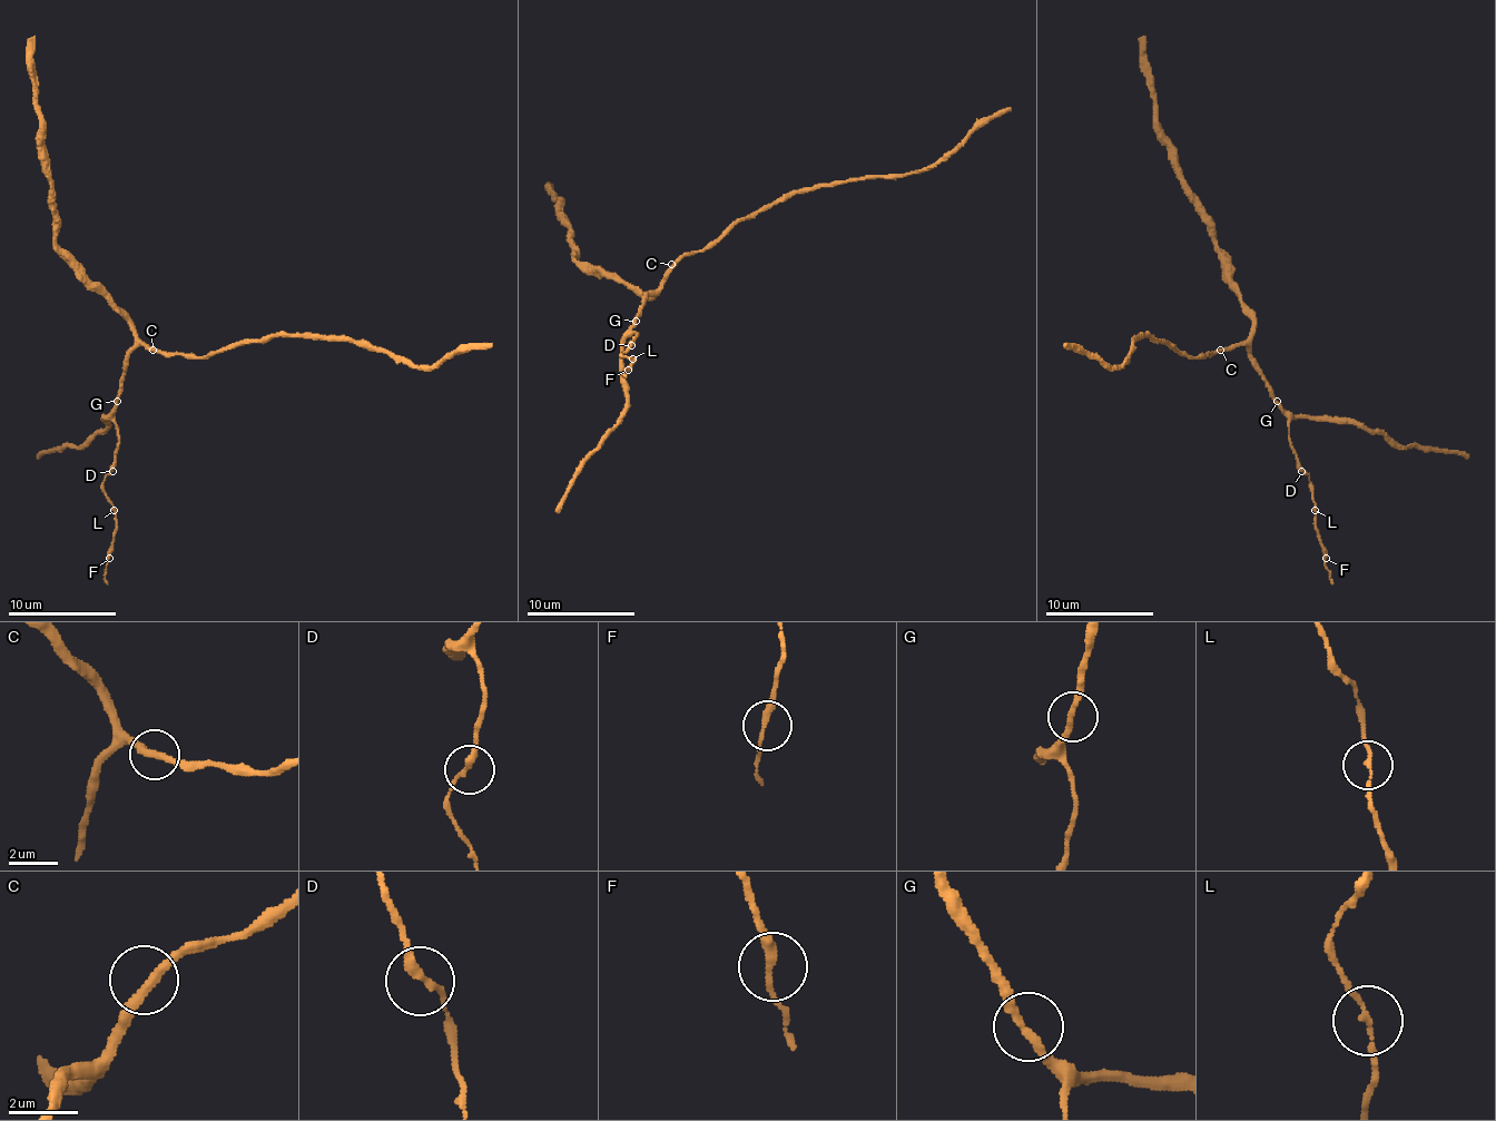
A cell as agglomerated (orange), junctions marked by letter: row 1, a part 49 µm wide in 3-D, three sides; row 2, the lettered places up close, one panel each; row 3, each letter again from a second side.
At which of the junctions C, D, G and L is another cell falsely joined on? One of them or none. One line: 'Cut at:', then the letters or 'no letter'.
Cut at: no letter

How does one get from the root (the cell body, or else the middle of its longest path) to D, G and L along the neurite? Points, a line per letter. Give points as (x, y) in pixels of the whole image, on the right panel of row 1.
D: (1223, 350), (1244, 344), (1252, 355), (1256, 371), (1288, 420), (1288, 441), (1301, 471)
G: (1223, 350), (1244, 344), (1252, 355), (1256, 371), (1277, 401)
L: (1223, 350), (1244, 344), (1252, 355), (1256, 371), (1288, 420), (1288, 441), (1296, 463), (1309, 477), (1315, 509)

